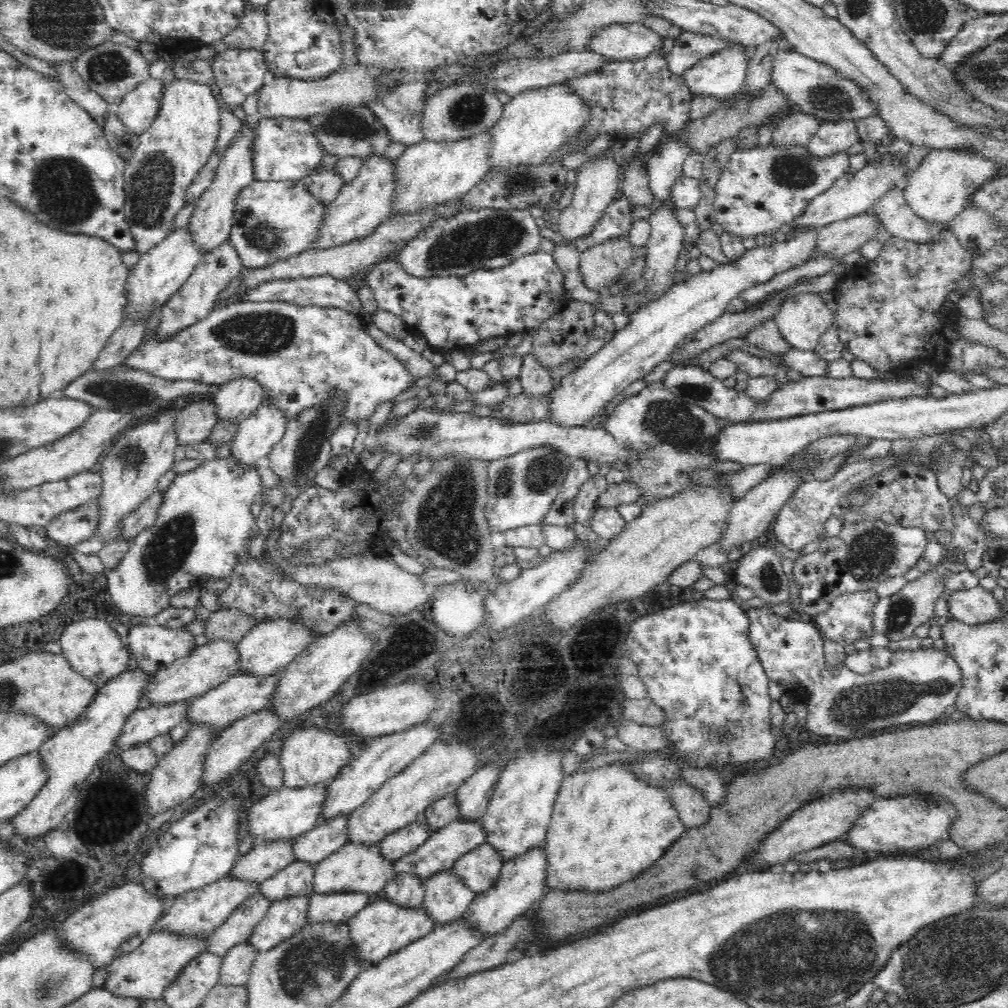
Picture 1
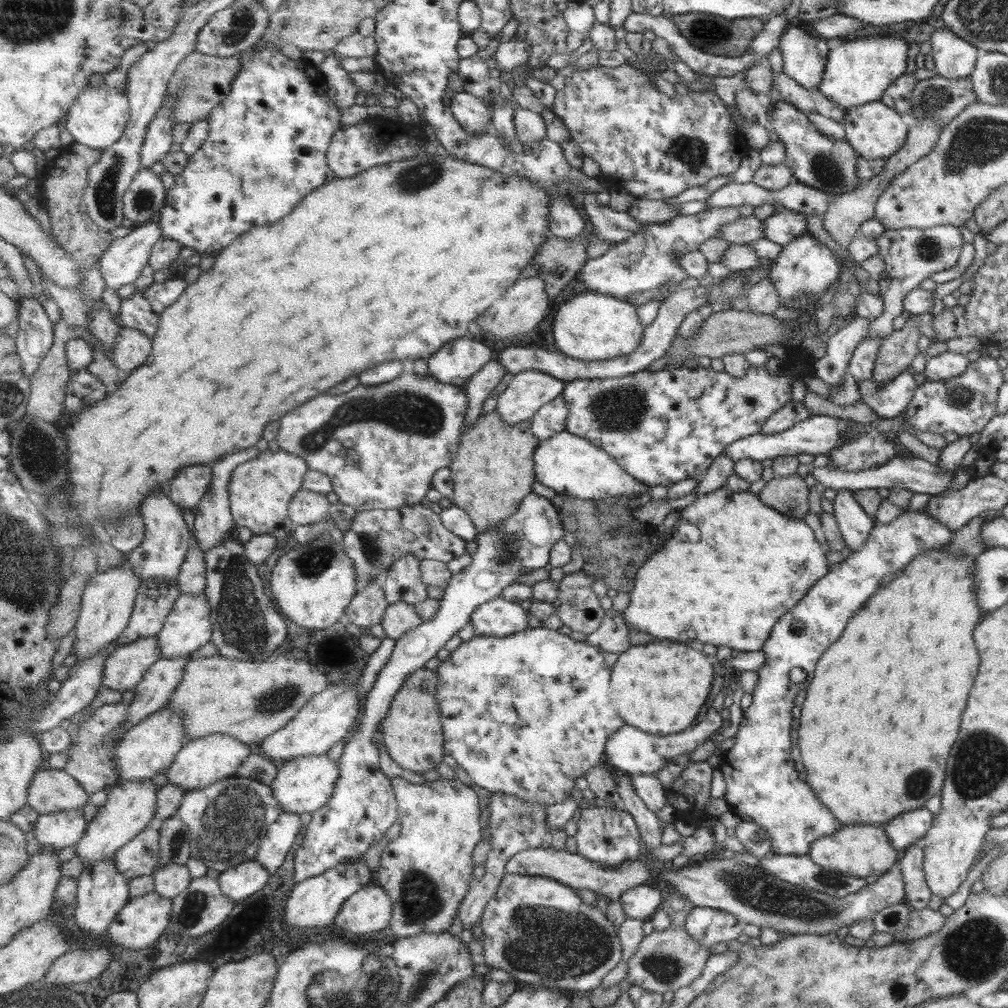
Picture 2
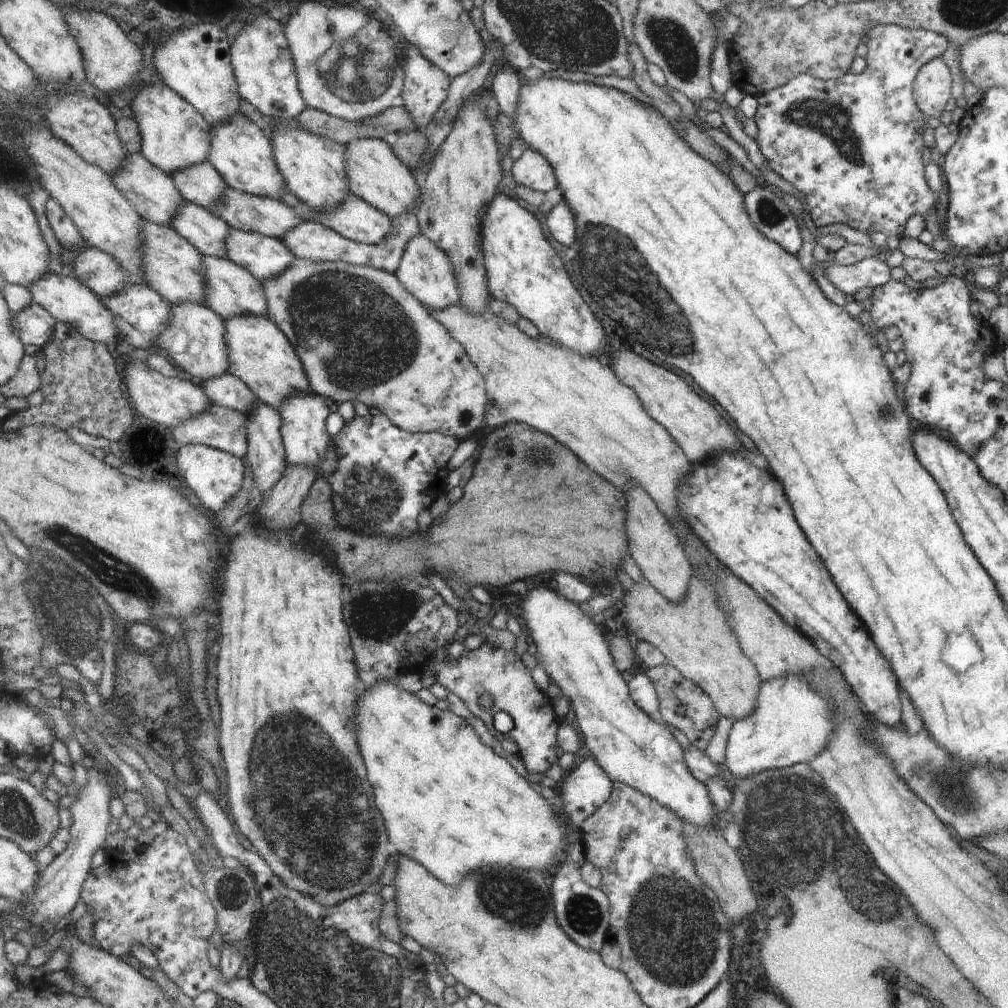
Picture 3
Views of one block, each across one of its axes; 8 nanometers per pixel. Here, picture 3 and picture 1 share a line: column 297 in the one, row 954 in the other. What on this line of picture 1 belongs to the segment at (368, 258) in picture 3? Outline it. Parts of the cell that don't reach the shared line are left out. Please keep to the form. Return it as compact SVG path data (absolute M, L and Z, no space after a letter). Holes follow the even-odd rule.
M248 942L236 944L222 959L218 983L228 986L246 985L256 958L257 951L252 944Z

